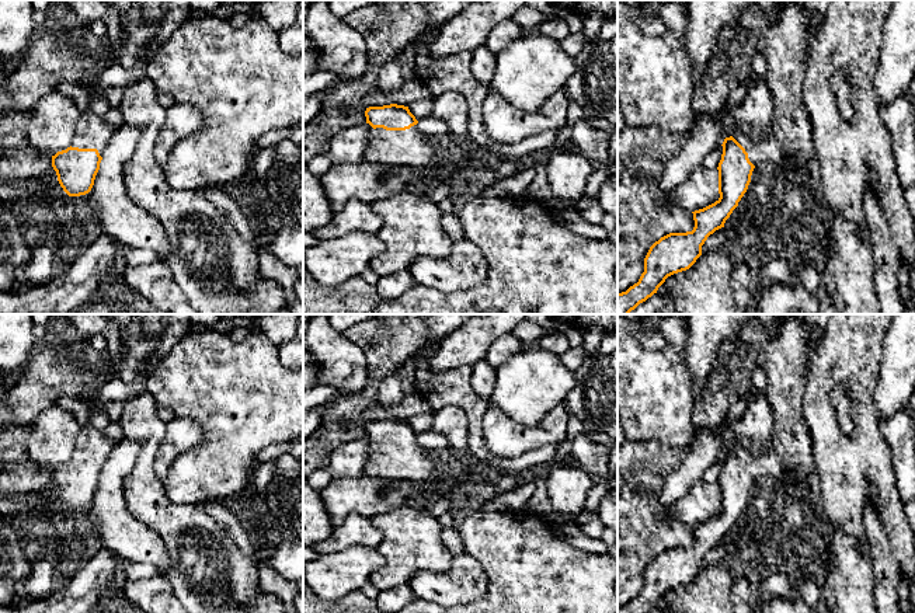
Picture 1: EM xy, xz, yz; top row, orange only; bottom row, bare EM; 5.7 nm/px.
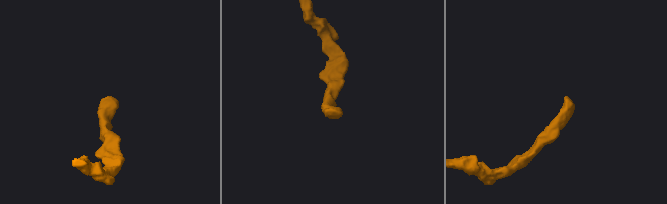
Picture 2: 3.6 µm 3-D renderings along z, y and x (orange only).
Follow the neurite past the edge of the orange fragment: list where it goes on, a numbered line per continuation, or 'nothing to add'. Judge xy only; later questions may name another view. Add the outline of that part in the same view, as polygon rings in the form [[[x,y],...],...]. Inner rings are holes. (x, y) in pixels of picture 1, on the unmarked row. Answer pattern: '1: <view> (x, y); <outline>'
1: xy (91, 445); [[[87,425],[81,428],[76,439],[72,462],[97,463],[100,470],[104,471],[105,462],[116,447],[116,443],[102,431]]]

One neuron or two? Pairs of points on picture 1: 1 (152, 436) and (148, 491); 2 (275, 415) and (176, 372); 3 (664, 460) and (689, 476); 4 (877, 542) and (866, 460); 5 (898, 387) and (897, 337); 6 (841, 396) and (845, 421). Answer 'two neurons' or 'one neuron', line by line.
1: one neuron
2: one neuron
3: two neurons
4: two neurons
5: one neuron
6: one neuron

